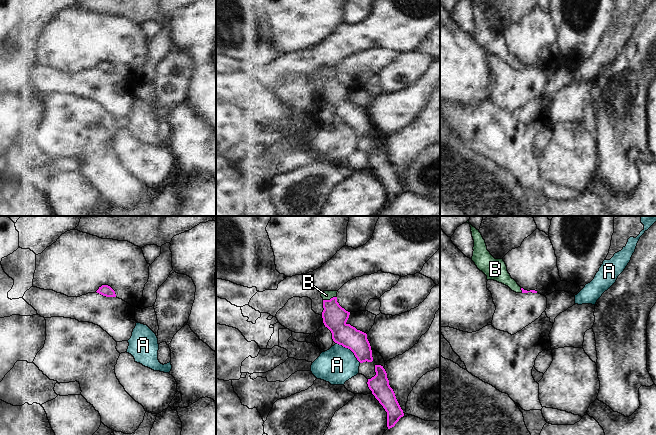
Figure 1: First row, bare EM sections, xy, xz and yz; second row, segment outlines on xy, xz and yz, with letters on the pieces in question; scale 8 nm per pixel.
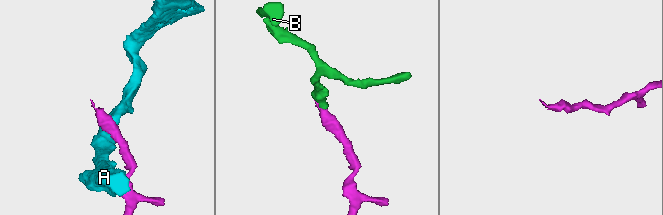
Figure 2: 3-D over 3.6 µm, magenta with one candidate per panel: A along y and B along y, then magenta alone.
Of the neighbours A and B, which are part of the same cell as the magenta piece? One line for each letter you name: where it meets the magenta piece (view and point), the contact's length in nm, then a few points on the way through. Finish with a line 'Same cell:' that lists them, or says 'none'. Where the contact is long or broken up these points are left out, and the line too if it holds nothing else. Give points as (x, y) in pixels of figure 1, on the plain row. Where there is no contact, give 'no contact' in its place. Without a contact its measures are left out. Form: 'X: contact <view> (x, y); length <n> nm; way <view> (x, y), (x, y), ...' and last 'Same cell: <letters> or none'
B: contact xz (330, 75); length 120 nm; way xz (335, 93), (330, 81), (330, 75), (326, 71)
Same cell: B

